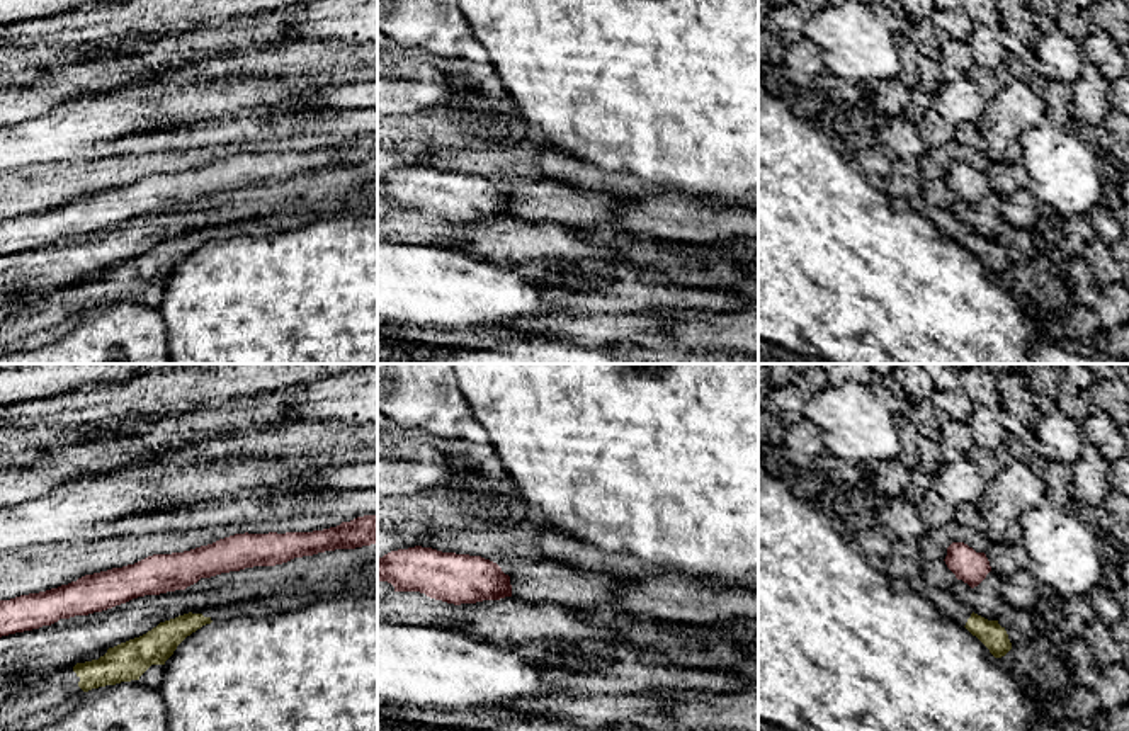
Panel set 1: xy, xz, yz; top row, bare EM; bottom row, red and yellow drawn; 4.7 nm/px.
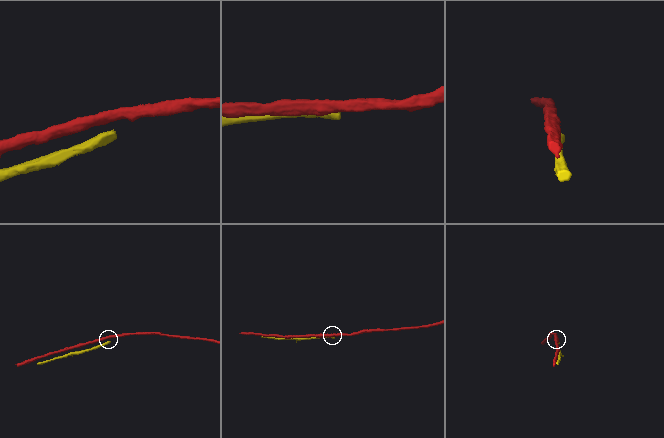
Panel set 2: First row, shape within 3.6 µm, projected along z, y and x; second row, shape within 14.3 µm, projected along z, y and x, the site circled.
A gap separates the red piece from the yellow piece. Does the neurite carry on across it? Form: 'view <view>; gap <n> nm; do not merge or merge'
view xy; gap 110 nm; do not merge

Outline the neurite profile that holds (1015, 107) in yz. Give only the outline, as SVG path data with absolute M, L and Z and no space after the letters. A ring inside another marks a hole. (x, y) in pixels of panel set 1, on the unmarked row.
M1005 78L995 97L986 100L976 124L986 141L986 156L995 163L1015 163L1022 162L1020 136L1049 124L1049 119L1039 88Z

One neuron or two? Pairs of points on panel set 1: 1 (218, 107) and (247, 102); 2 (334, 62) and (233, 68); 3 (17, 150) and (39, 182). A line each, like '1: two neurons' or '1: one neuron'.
1: one neuron
2: one neuron
3: two neurons

